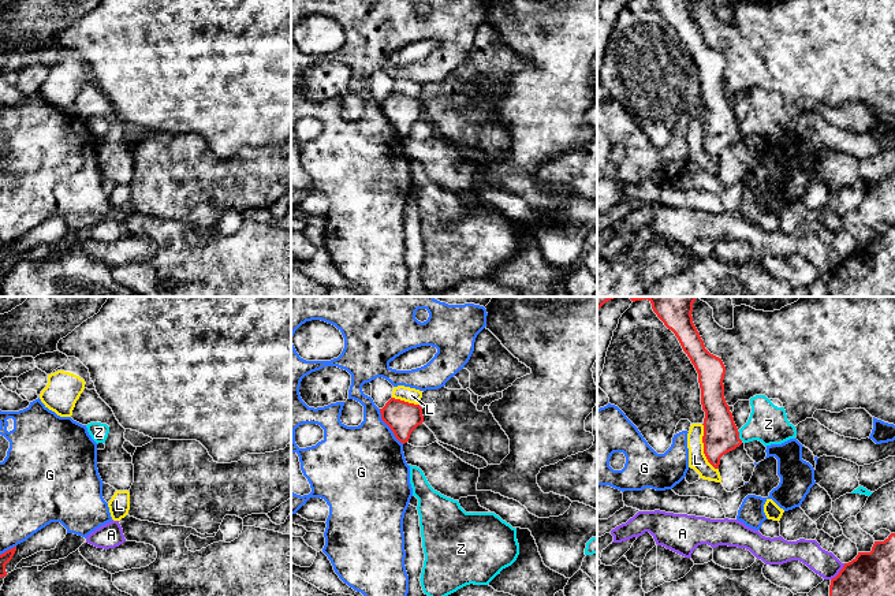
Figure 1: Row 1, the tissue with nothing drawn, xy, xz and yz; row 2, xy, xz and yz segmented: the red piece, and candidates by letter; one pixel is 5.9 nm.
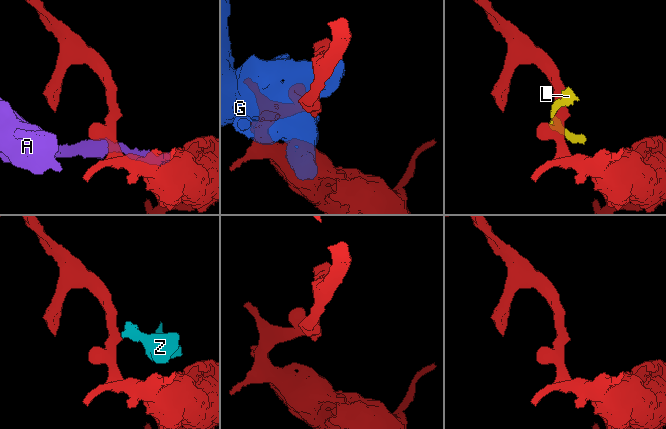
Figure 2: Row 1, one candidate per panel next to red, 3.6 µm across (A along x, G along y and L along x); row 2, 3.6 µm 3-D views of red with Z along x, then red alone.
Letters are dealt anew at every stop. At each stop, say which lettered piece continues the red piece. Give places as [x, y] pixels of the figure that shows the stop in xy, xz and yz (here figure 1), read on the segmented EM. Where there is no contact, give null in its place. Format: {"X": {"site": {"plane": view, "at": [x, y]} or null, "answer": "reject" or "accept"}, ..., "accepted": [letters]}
{"A": {"site": {"plane": "yz", "at": [839, 572]}, "answer": "reject"}, "G": {"site": {"plane": "xz", "at": [388, 425]}, "answer": "reject"}, "L": {"site": {"plane": "yz", "at": [704, 447]}, "answer": "reject"}, "Z": {"site": {"plane": "yz", "at": [738, 436]}, "answer": "reject"}, "accepted": []}

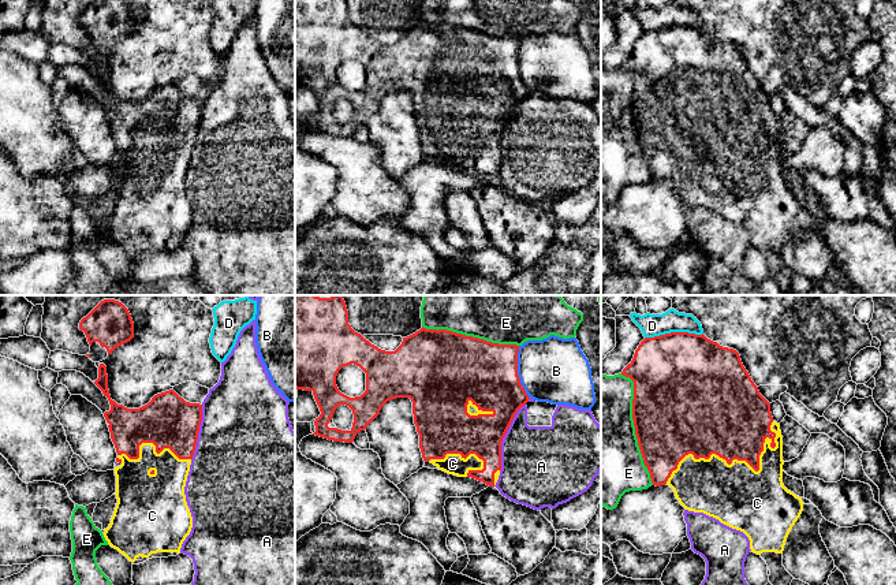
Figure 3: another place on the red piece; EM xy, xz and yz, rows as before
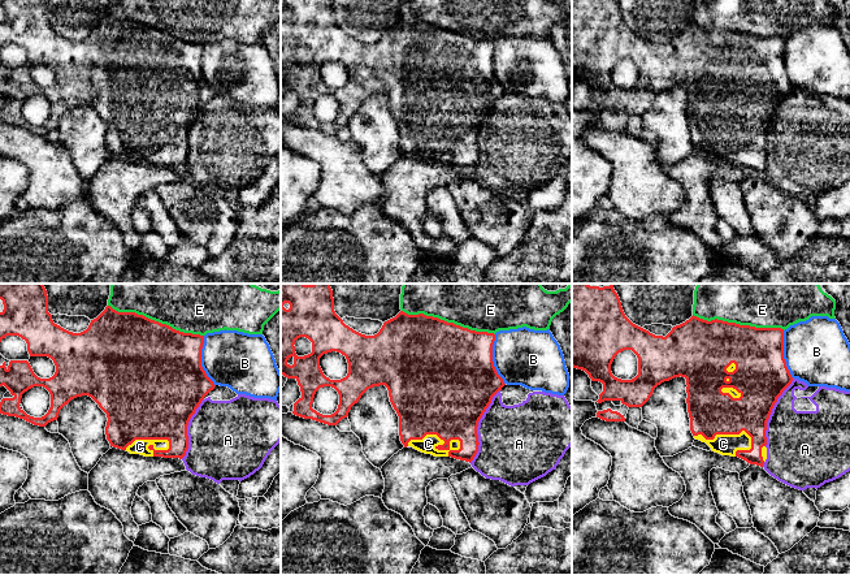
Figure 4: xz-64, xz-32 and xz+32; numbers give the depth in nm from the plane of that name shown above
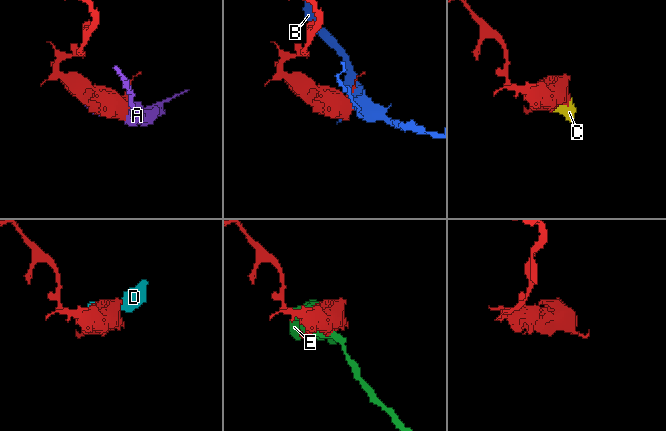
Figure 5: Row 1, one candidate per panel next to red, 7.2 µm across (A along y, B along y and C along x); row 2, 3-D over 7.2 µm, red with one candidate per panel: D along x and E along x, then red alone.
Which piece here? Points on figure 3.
{"A": {"site": {"plane": "xz", "at": [503, 436]}, "answer": "reject"}, "B": {"site": {"plane": "xz", "at": [516, 372]}, "answer": "reject"}, "C": {"site": {"plane": "yz", "at": [735, 458]}, "answer": "accept"}, "D": {"site": {"plane": "yz", "at": [674, 332]}, "answer": "reject"}, "E": {"site": {"plane": "yz", "at": [634, 425]}, "answer": "reject"}, "accepted": ["C"]}

